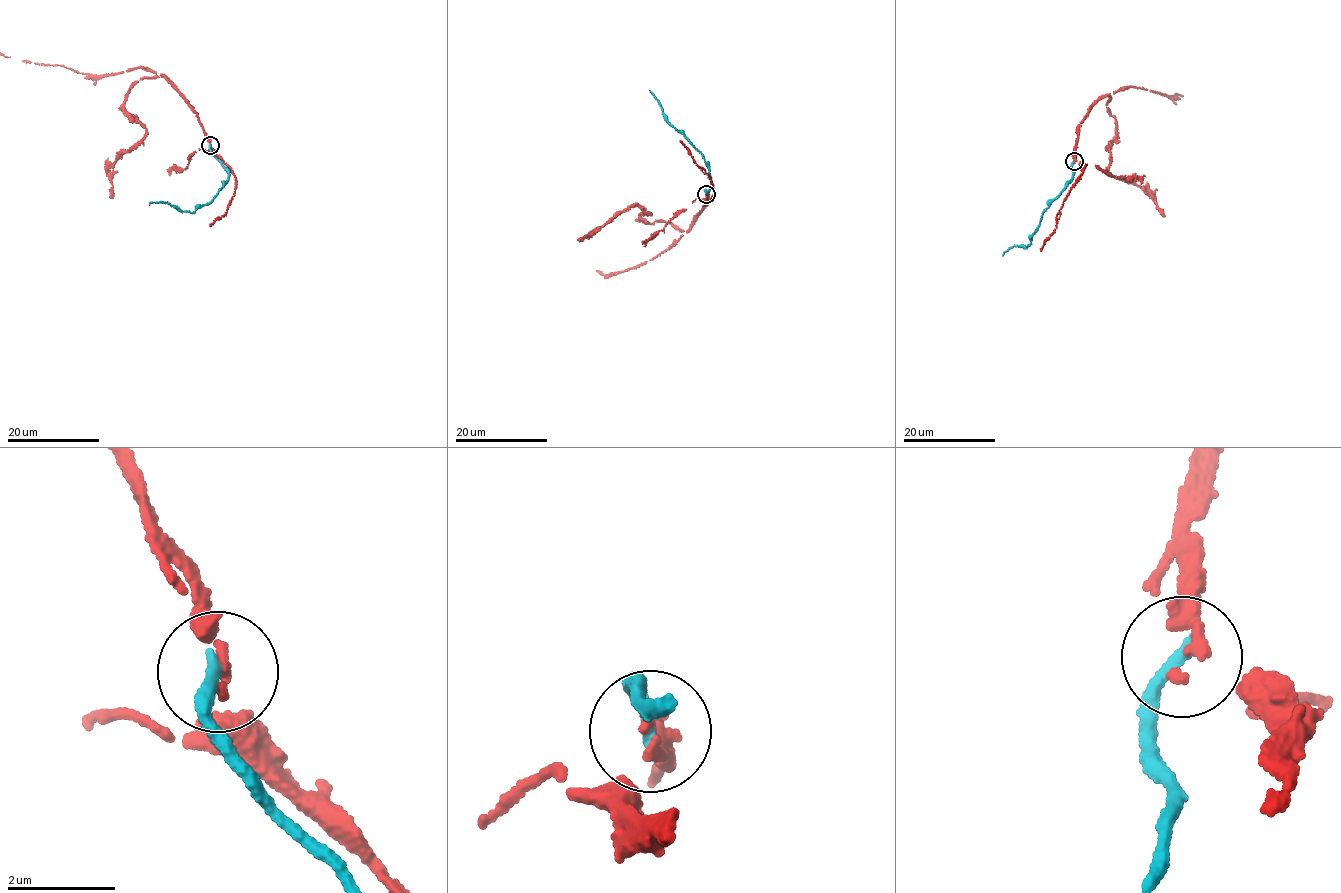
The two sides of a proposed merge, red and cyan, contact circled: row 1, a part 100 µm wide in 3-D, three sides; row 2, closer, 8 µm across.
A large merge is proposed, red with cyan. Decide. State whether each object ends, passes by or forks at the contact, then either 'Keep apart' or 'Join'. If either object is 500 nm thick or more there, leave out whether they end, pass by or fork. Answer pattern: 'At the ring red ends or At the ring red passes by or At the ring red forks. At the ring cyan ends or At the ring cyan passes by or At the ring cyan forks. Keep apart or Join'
At the ring red passes by. At the ring cyan ends. Keep apart

